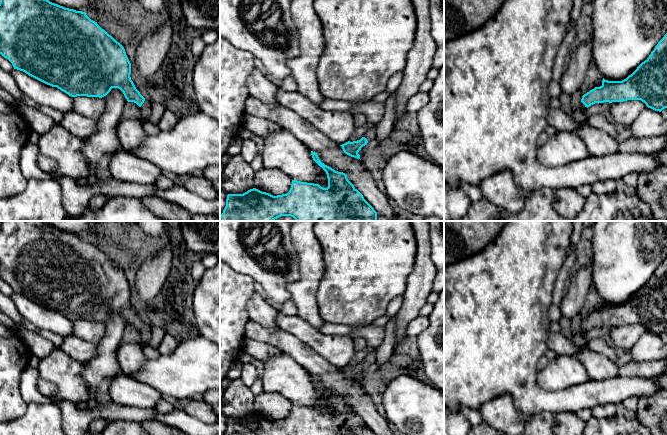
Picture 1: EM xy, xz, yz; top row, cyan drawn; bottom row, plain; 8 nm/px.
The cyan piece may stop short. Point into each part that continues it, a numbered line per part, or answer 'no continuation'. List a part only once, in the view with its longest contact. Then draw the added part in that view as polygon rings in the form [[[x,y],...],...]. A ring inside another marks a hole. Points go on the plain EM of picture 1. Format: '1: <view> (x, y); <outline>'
1: xy (145, 333); [[[145,323],[144,327],[140,331],[140,339],[141,339],[140,344],[142,346],[144,346],[149,341],[151,336],[151,328],[152,326],[150,324]]]

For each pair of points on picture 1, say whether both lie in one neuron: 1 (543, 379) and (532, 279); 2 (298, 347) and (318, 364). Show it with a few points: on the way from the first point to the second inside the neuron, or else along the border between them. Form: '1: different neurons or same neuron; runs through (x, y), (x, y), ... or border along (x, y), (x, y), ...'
1: different neurons; border along (537, 371), (537, 384), (541, 388), (551, 391)
2: same neuron; runs through (303, 352), (313, 362)

